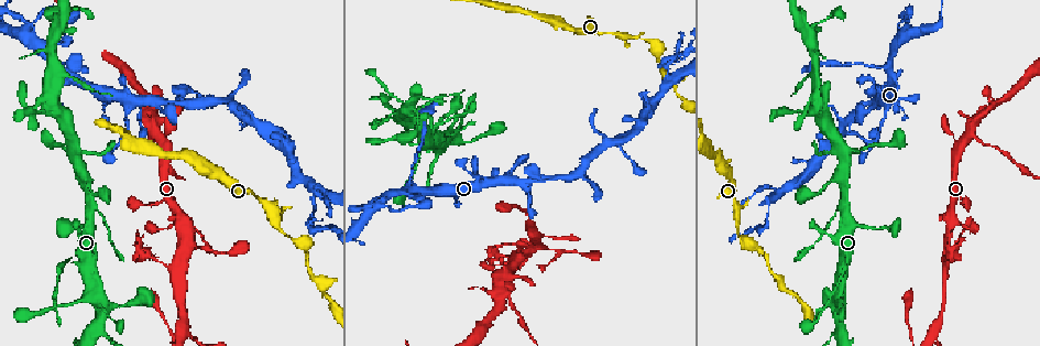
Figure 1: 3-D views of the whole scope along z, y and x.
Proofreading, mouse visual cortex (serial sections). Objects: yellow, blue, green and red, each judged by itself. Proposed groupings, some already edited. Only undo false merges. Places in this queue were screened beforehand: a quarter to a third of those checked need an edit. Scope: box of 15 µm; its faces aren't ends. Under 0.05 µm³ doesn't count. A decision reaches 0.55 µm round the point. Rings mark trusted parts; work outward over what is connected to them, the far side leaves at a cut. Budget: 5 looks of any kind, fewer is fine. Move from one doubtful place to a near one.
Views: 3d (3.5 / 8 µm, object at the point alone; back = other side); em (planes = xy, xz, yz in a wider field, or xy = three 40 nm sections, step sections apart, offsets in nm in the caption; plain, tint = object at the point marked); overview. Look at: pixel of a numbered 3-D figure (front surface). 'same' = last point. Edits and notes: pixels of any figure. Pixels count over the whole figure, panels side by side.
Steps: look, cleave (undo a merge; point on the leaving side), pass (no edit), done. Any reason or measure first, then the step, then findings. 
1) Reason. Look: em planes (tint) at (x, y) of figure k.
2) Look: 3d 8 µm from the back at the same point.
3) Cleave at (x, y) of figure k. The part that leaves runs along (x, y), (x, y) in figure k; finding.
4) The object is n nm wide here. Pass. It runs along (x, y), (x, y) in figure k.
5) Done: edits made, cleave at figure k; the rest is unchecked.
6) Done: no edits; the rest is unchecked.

Sudden change in width. Look: 3d 3.5 µm at (71, 262) of figure 1.

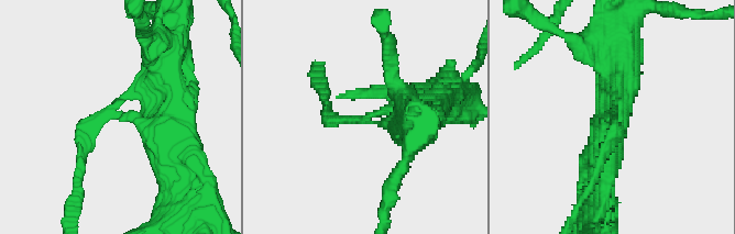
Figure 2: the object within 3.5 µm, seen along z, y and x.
The arms are 150, 400 nm wide. Look: em xy step 2 (tint) at (366, 117) of figure 2.

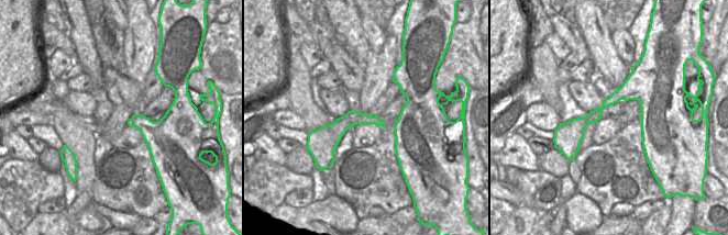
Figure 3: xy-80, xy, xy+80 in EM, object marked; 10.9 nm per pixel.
Pass. It runs along (660, 122), (638, 94), (618, 94), (566, 127) in figure 3; all the same cell.

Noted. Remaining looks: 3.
Calibre changes. Look: 3d 8 µm at (450, 132) of figure 1.

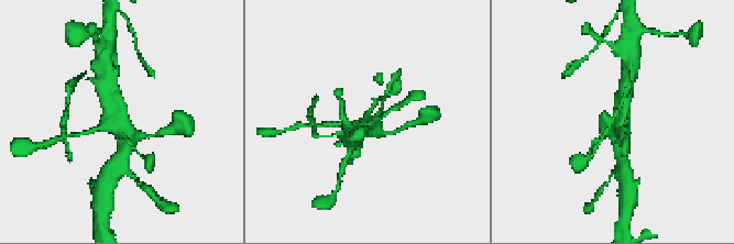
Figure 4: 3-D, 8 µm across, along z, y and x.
Zoom in. Look: 3d 3.5 µm at (120, 124) of figure 4.

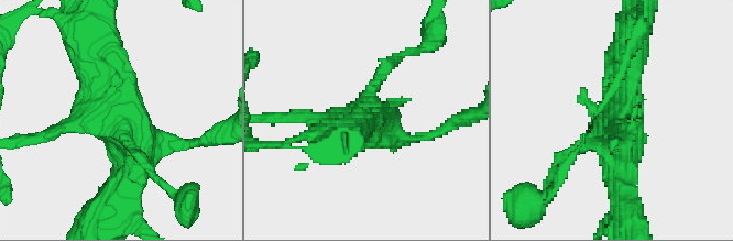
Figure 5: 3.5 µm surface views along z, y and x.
The arms are 150, 150, 400, 450 nm wide. Pass. It runs along (91, 56), (121, 113), (51, 134) in figure 5; continuous, no second cell.

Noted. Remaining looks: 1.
Done: no edits; the rest is unchecked.

